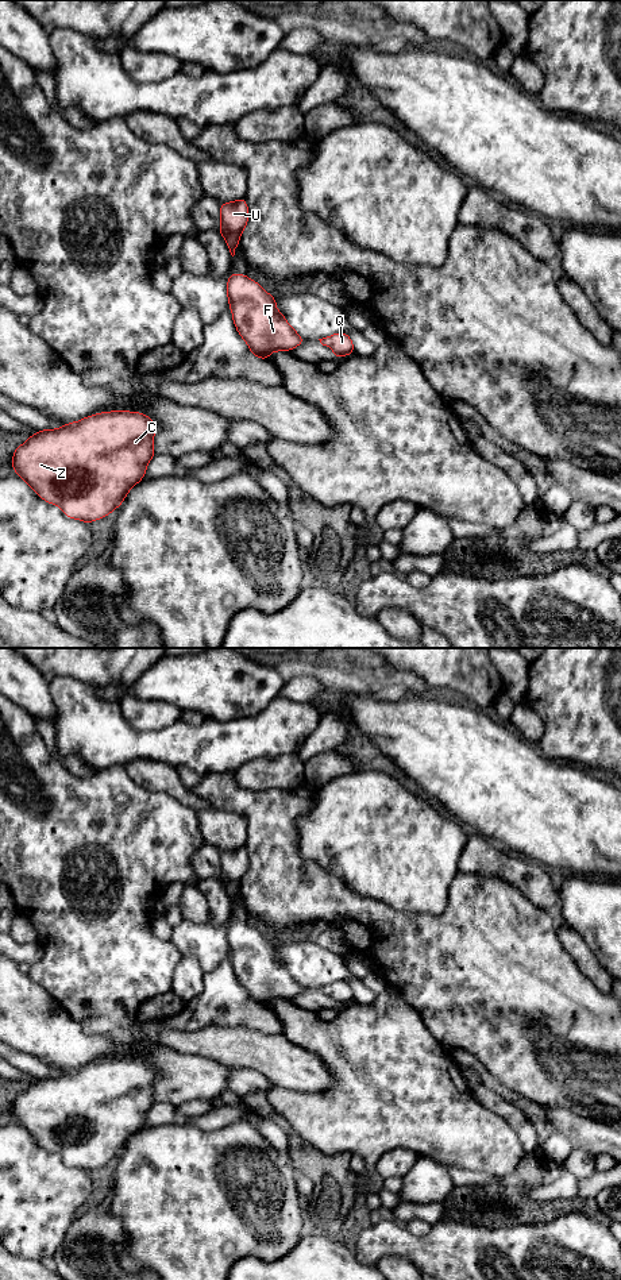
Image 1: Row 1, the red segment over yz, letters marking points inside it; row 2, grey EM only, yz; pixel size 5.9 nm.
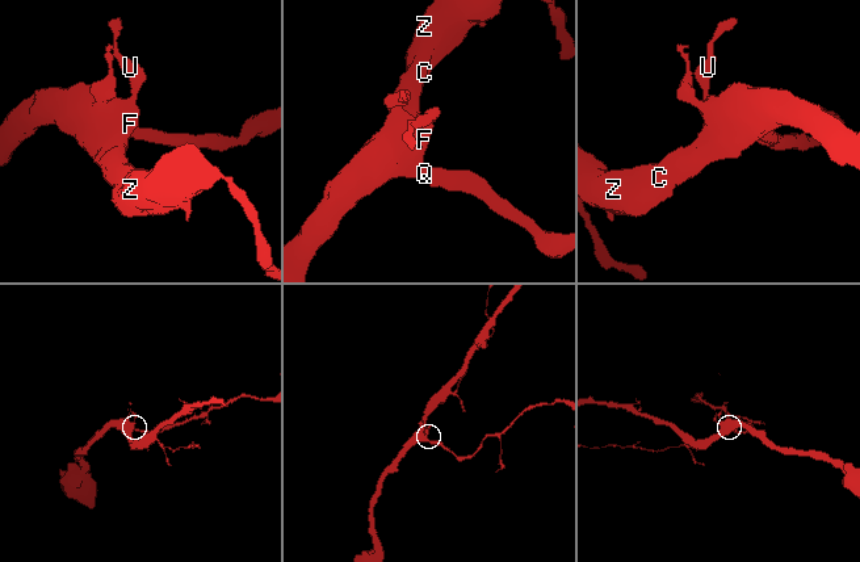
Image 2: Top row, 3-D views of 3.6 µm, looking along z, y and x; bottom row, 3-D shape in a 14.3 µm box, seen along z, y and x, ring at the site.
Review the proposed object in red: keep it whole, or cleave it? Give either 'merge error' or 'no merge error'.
no merge error

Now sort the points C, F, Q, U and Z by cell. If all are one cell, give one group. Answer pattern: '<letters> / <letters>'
C F Q U Z

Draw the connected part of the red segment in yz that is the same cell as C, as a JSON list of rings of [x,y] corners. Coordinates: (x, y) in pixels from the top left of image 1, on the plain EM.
[[[103,1060],[59,1077],[43,1077],[19,1094],[12,1117],[46,1150],[59,1153],[66,1165],[92,1171],[119,1156],[142,1126],[154,1100],[155,1069],[139,1060]]]

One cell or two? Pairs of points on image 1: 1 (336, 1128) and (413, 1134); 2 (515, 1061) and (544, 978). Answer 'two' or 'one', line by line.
1: one
2: one

